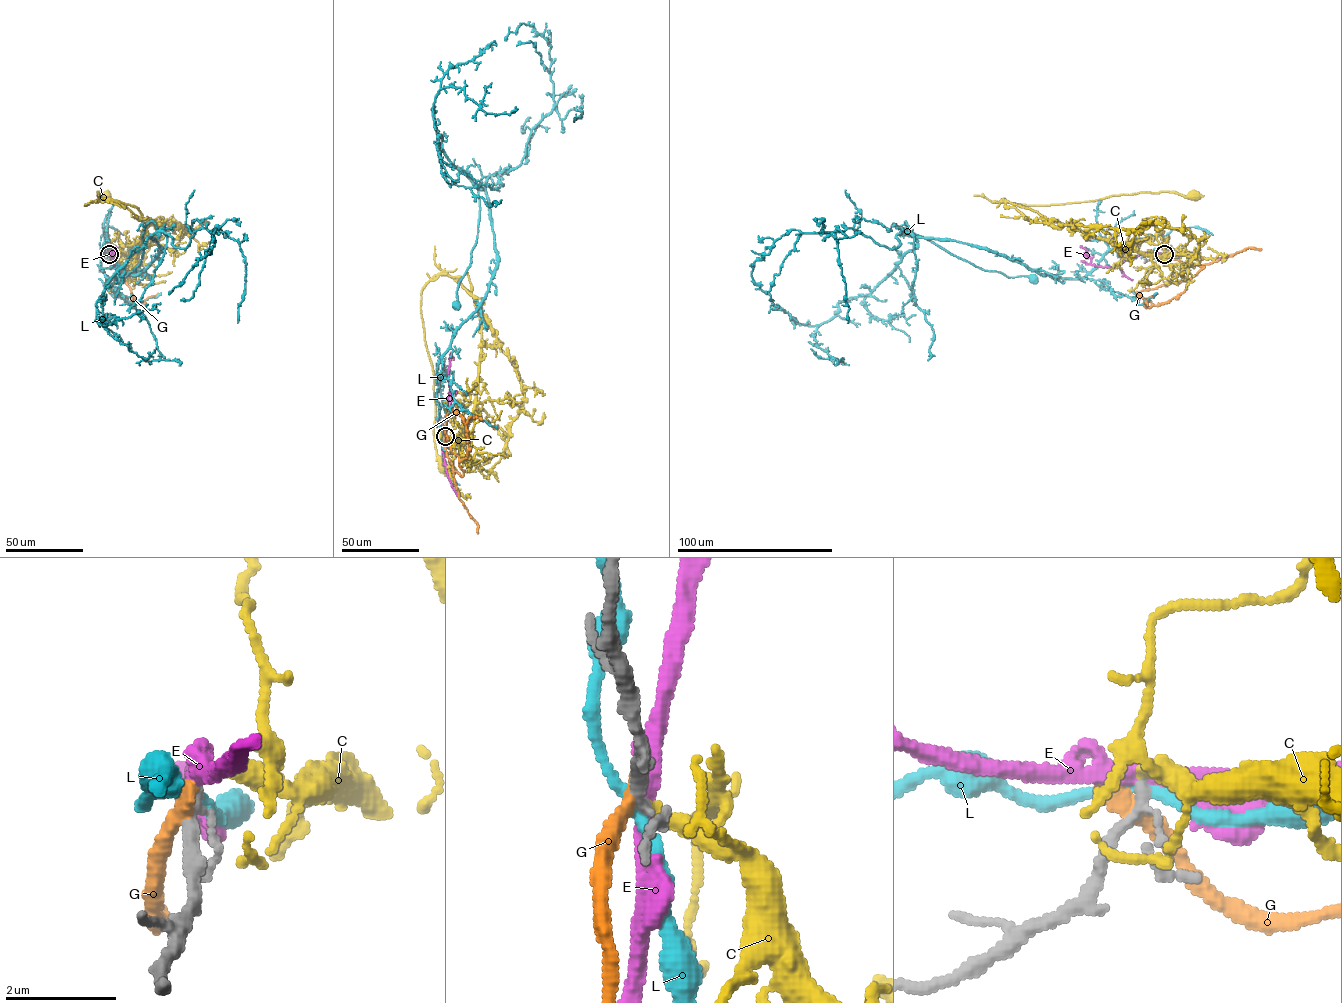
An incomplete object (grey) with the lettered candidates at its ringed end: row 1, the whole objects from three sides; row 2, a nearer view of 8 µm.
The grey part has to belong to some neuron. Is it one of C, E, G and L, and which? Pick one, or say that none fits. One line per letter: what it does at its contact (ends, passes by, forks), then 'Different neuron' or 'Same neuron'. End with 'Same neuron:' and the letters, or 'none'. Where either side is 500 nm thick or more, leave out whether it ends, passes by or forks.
C: It ends there. Same neuron
E: It passes by. Different neuron
G: It ends there. Different neuron
L: It passes by. Different neuron
Same neuron: C

